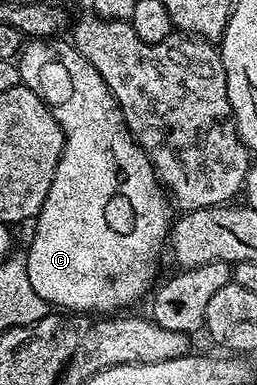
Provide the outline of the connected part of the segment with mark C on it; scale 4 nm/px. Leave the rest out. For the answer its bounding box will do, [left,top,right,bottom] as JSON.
[16,39,172,315]

